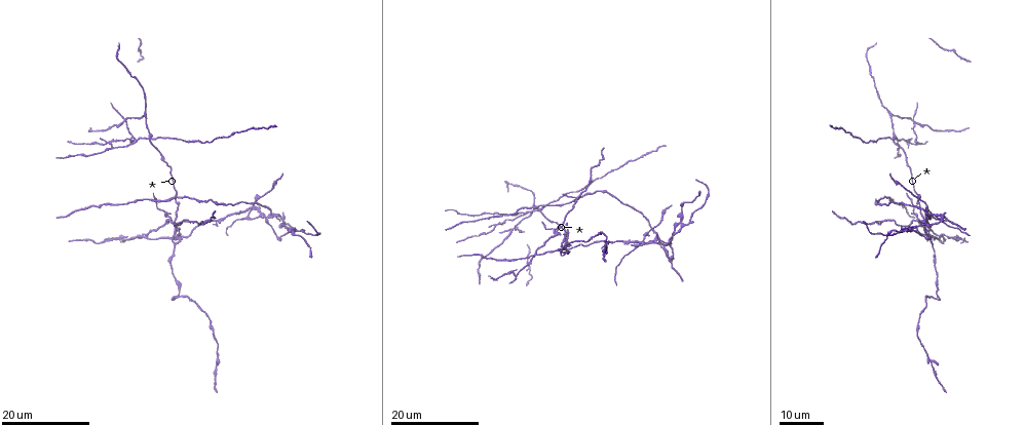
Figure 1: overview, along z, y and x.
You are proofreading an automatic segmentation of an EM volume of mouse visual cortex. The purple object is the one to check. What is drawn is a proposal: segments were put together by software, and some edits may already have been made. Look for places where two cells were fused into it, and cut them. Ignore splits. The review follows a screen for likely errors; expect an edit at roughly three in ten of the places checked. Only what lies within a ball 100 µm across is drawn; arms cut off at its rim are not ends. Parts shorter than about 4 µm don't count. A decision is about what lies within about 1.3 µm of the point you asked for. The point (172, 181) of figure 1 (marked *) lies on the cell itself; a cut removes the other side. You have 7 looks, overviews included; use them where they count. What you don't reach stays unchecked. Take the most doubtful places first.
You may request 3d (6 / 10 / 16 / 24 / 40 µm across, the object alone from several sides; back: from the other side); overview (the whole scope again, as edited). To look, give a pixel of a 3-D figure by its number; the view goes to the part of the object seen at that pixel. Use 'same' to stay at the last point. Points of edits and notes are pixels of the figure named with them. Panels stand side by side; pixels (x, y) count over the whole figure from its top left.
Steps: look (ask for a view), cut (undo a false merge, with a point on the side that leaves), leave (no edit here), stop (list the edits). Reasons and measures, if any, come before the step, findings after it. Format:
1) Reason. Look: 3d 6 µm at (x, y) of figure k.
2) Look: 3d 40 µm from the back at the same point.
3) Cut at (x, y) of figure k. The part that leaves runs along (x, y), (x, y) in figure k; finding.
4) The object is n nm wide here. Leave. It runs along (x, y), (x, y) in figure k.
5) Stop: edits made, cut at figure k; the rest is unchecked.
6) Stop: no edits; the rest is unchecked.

Four-way junction. Look: 3d 24 µm at (147, 140) of figure 1.

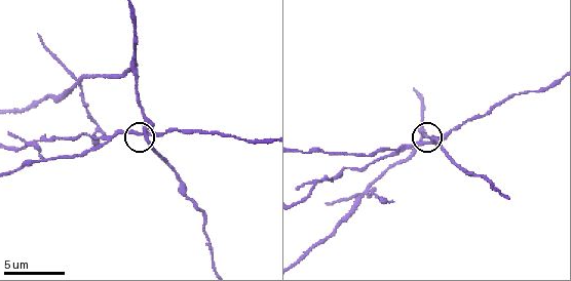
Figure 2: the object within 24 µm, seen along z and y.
Closer look. Look: 3d 10 µm at (140, 132) of figure 2.

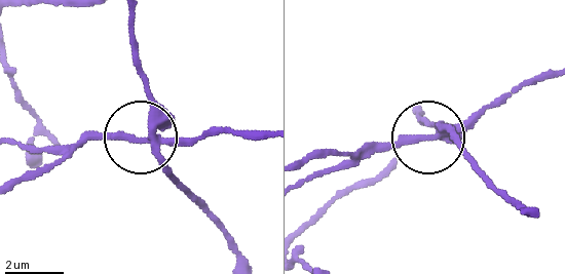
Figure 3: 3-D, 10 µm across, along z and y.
4 arms meet here. Cut at (111, 139) of figure 3. The part that leaves runs along (159, 140), (267, 132) in figure 3; a second cell is stuck on.

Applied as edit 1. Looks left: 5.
Four-way junction. Look: 3d 10 µm at (79, 84) of figure 2.

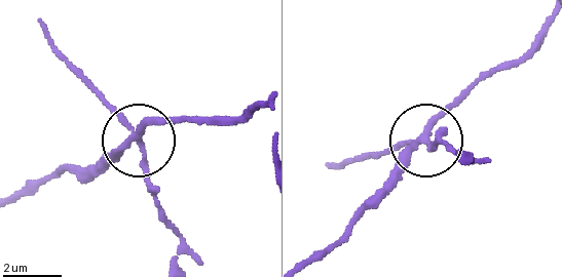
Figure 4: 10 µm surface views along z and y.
The side arm is 6 µm long. Cut at (107, 106) of figure 4. The part that leaves runs along (139, 144), (158, 214), (176, 244), (176, 266) in figure 4; a second cell is stuck on.

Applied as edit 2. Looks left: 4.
See it whole again. Look: overview.

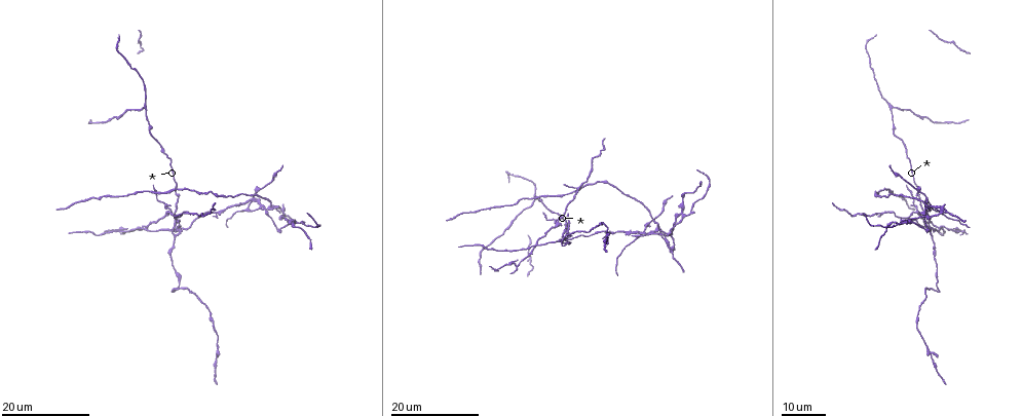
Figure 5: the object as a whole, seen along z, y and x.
Three arms meet. Look: 3d 24 µm at (146, 106) of figure 5.

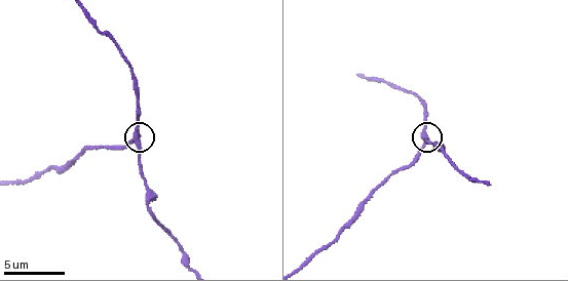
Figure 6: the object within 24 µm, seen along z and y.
Look: 3d 6 µm at (424, 145) of figure 6.

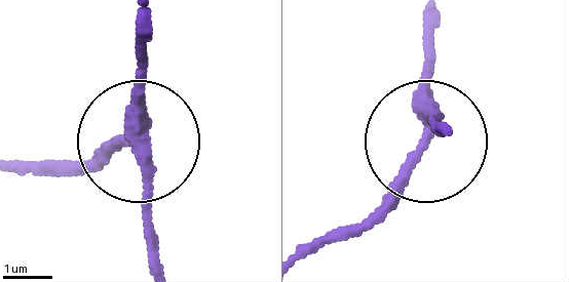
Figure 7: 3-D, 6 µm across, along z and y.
The object is 280 nm wide here. Leave. It runs along (449, 126), (437, 118), (416, 162), (347, 232) in figure 7; one cell here.

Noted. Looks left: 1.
Stop: edits made, cut at figure 3, cut at figure 4; the rest is unchecked.

